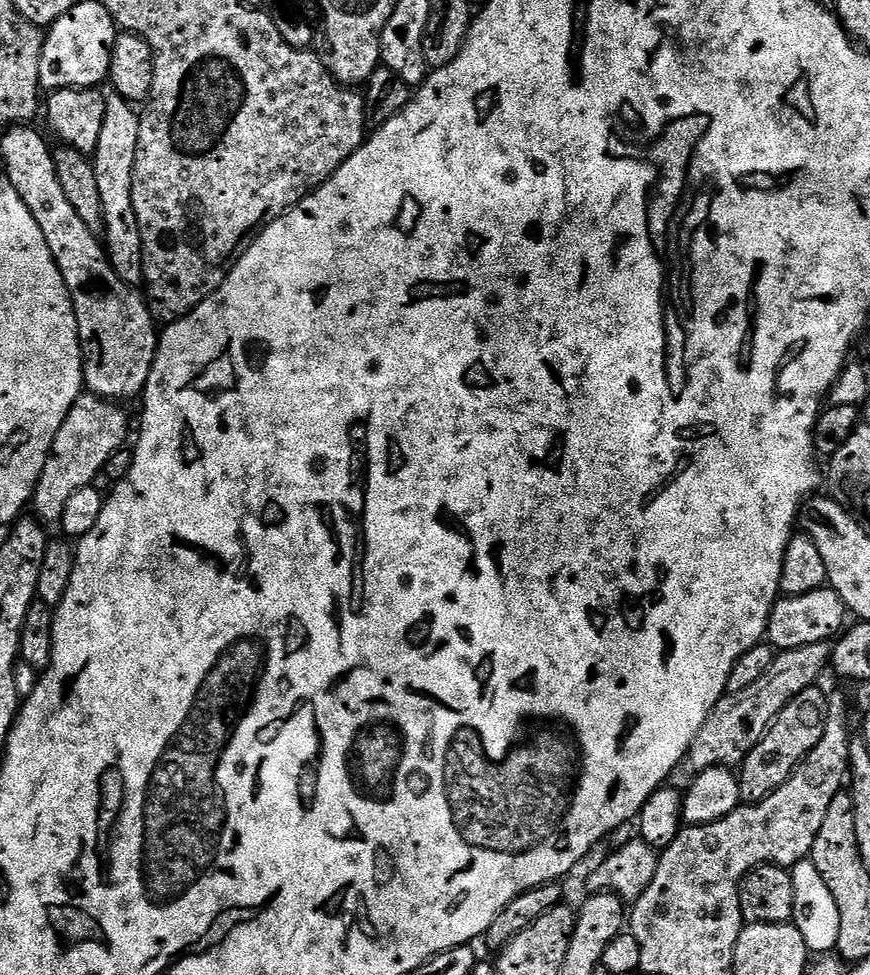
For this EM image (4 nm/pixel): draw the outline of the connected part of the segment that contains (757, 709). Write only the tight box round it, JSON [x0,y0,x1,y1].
[686,641,831,772]

